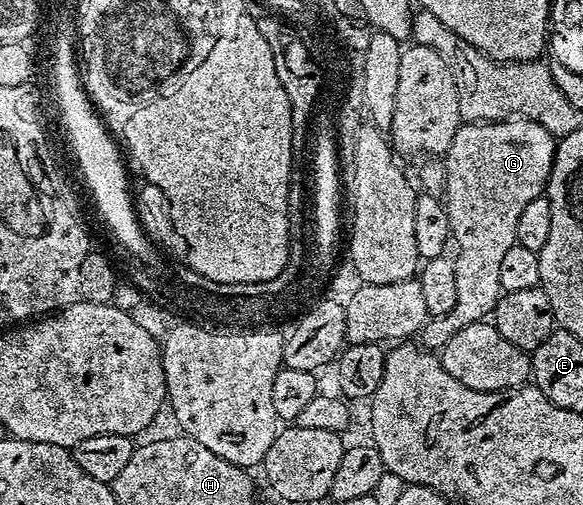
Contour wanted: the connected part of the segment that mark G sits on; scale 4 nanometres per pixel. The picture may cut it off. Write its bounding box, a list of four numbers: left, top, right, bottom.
[419,117,556,350]

